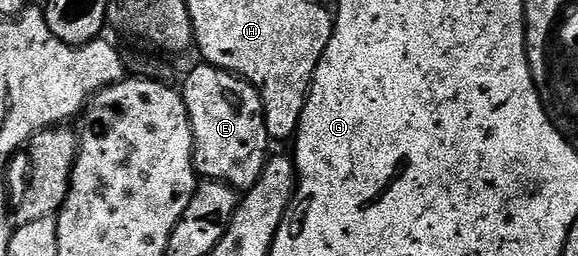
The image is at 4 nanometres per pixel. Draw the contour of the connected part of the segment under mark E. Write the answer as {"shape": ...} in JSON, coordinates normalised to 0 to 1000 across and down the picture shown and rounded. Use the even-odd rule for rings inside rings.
{"shape":[[[349,242],[346,258],[330,266],[320,328],[311,328],[310,340],[313,375],[320,383],[334,504],[334,637],[341,652],[341,680],[358,699],[396,715],[412,738],[434,734],[445,719],[469,617],[469,547],[462,520],[458,414],[452,371],[415,293],[401,293],[400,281],[356,242]]]}

